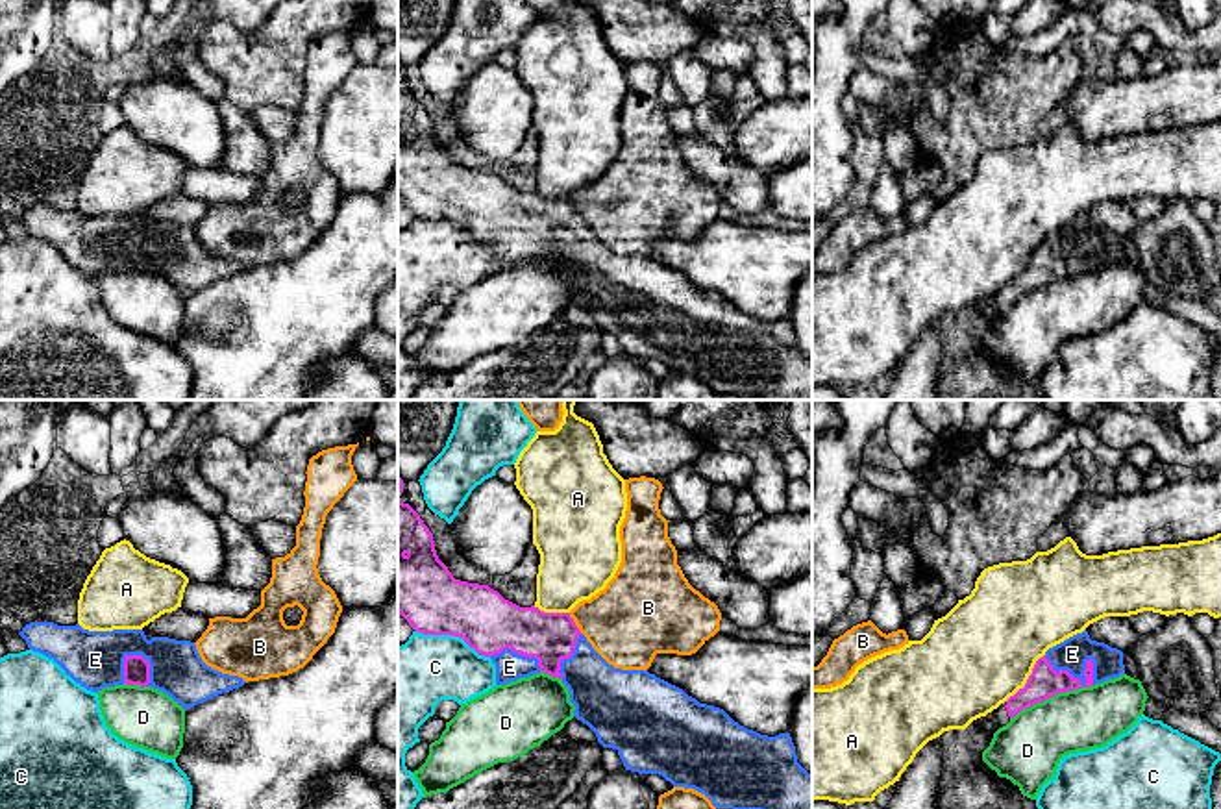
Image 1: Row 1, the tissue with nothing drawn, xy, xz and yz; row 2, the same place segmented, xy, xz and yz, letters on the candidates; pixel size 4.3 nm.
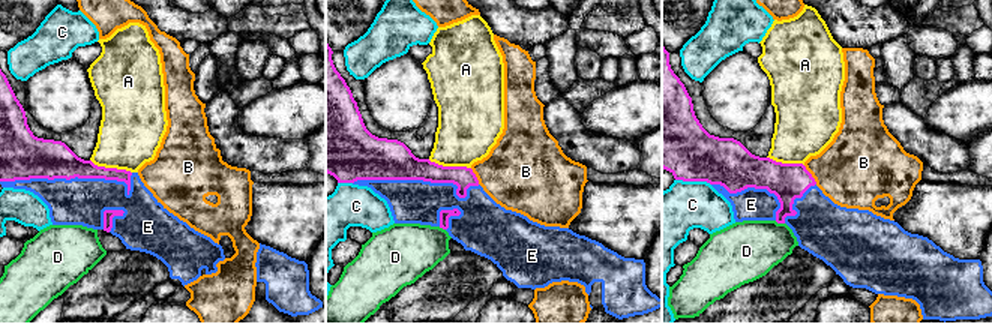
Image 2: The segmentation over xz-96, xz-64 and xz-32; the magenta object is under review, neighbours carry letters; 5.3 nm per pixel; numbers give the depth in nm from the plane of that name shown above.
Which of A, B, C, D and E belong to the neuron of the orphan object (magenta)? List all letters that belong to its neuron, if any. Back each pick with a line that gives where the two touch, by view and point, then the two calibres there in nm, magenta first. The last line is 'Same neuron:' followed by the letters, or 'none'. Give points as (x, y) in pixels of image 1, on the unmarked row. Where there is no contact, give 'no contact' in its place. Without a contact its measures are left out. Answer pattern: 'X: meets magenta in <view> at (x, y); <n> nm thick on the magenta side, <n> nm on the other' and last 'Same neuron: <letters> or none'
E: meets magenta in yz at (1086, 263); 50 nm thick on the magenta side, 140 nm on the other
Same neuron: E

